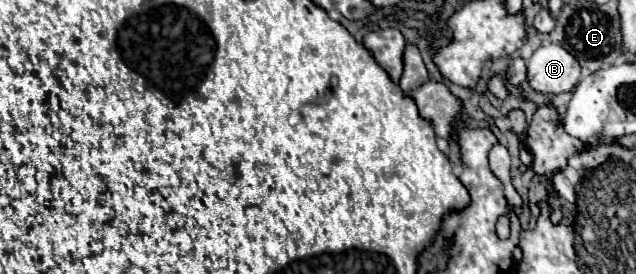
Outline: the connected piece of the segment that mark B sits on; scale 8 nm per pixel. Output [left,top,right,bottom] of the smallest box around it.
[527,44,581,94]

